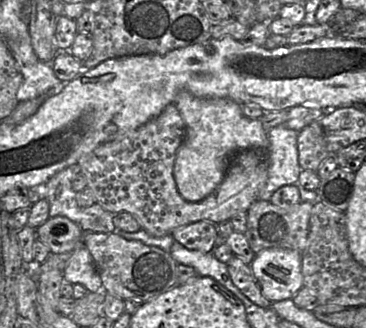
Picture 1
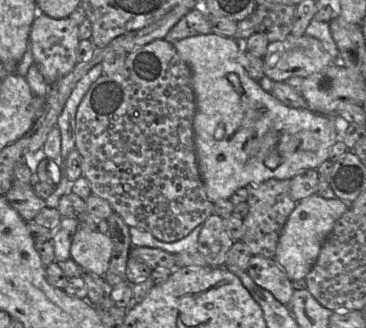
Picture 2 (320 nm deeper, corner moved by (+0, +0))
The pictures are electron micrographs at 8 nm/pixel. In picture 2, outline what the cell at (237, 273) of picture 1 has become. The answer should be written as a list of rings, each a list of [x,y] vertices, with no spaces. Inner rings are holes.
[[[252,255],[247,273],[256,284],[271,292],[280,303],[289,305],[294,292],[292,281],[275,259]]]

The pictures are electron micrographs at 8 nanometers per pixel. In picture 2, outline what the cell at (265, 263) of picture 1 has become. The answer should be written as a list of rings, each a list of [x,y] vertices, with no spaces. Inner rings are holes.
[[[316,194],[297,202],[282,229],[273,258],[291,281],[305,279],[315,264],[324,241],[350,204],[337,198],[324,199]]]

